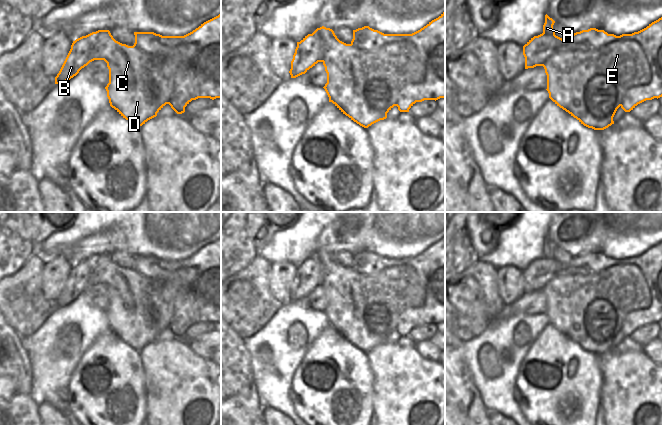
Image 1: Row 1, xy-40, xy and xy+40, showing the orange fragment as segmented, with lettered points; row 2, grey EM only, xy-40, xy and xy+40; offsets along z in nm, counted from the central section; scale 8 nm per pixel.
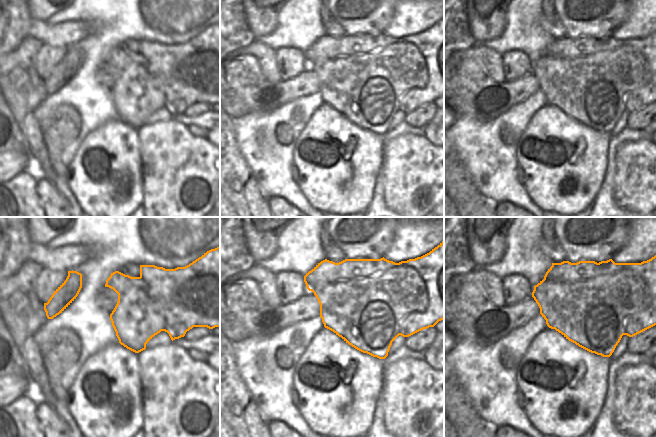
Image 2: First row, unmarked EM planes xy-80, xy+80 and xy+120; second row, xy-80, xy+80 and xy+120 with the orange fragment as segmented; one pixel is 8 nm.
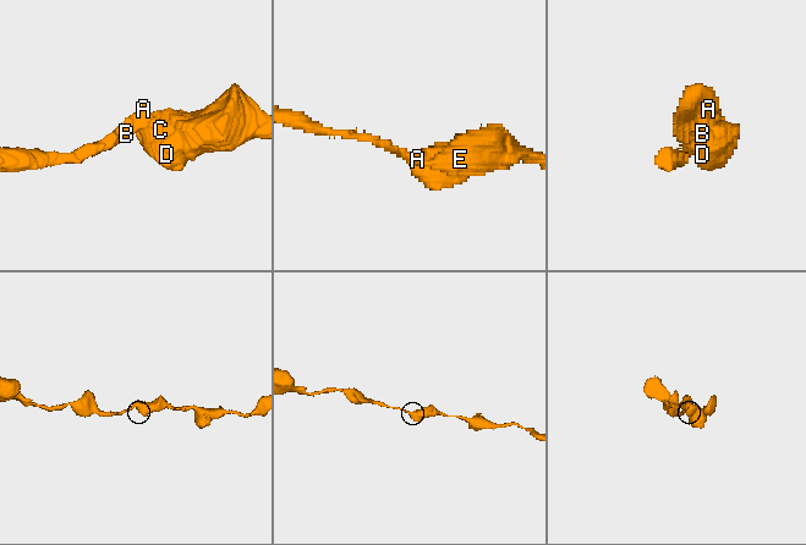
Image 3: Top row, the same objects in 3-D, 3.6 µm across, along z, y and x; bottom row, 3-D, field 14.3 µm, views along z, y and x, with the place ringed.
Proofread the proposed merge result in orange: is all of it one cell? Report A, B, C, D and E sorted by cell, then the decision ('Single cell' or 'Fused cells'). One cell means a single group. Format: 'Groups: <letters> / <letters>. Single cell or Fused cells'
Groups: A B E / C D. Fused cells

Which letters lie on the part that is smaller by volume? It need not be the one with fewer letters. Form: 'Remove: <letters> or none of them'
Remove: C, D

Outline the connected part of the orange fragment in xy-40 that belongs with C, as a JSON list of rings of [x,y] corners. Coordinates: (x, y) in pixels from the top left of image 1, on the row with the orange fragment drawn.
[[[115,41],[112,48],[106,48],[102,56],[95,60],[104,60],[109,69],[109,83],[105,87],[110,106],[123,118],[138,128],[171,103],[171,97],[176,89],[176,68],[168,68],[166,64],[157,64],[154,56],[136,46],[128,46]]]

